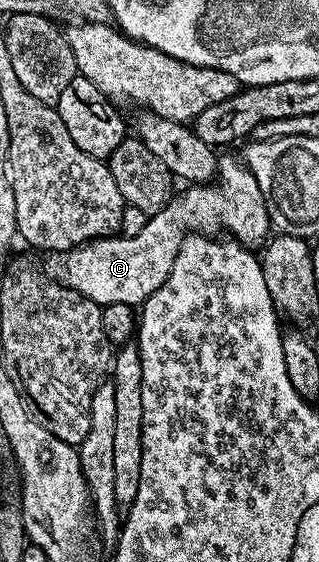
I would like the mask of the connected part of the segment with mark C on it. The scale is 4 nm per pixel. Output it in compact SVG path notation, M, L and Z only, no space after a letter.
M222 153L218 155L218 169L216 182L211 181L205 185L190 185L185 189L179 190L160 213L149 216L144 225L144 229L135 236L122 235L121 237L107 237L105 239L91 239L88 243L81 243L70 251L52 251L45 256L45 274L63 283L65 287L70 287L84 297L96 301L98 306L103 308L108 305L123 303L129 307L137 308L146 302L160 285L172 273L174 258L178 255L178 250L182 240L191 233L214 233L217 227L223 227L226 231L231 231L233 238L247 249L265 248L272 235L272 220L270 208L266 206L266 199L260 193L260 185L256 177L246 167L241 158L233 159L232 156Z

